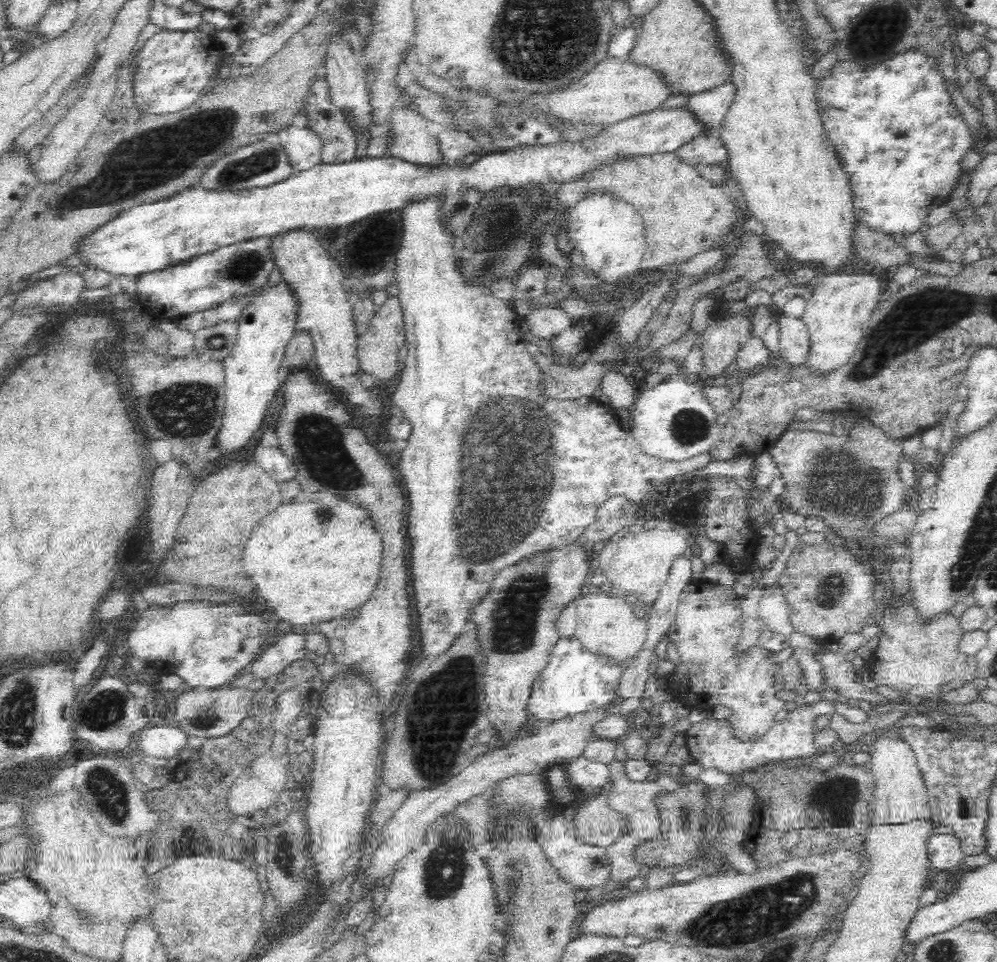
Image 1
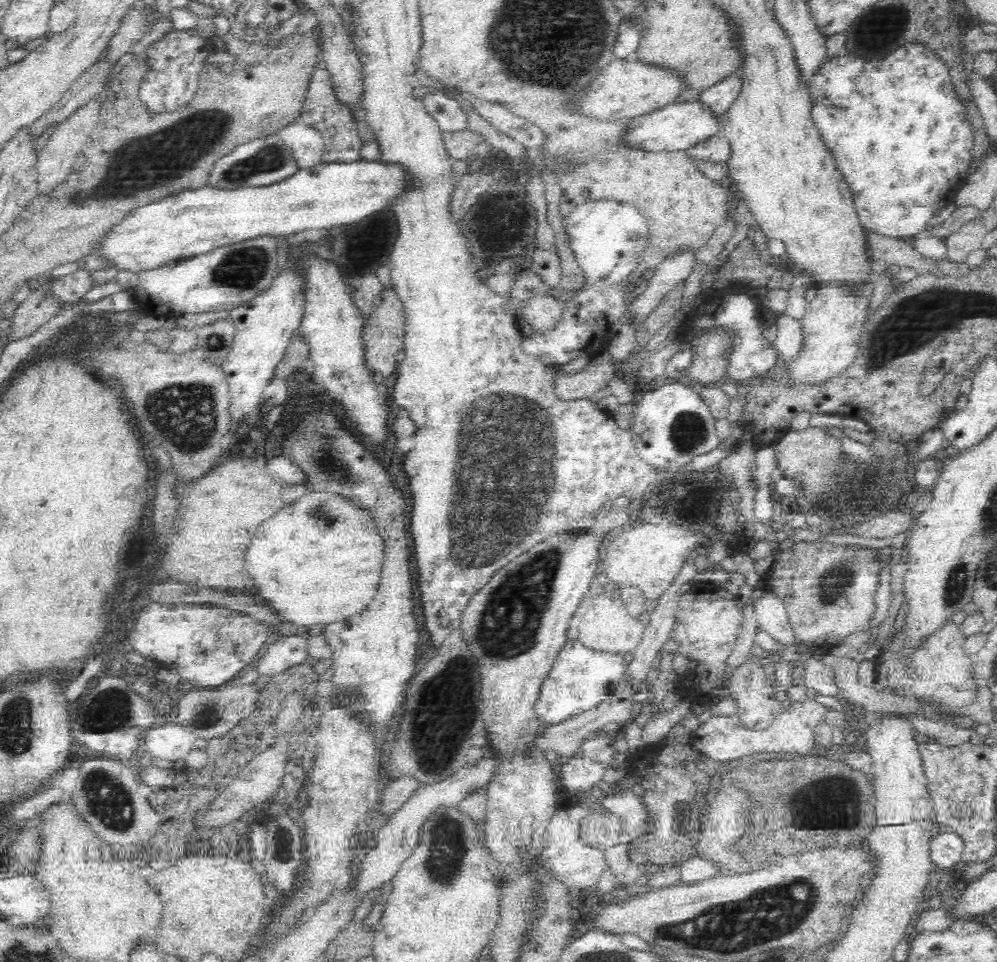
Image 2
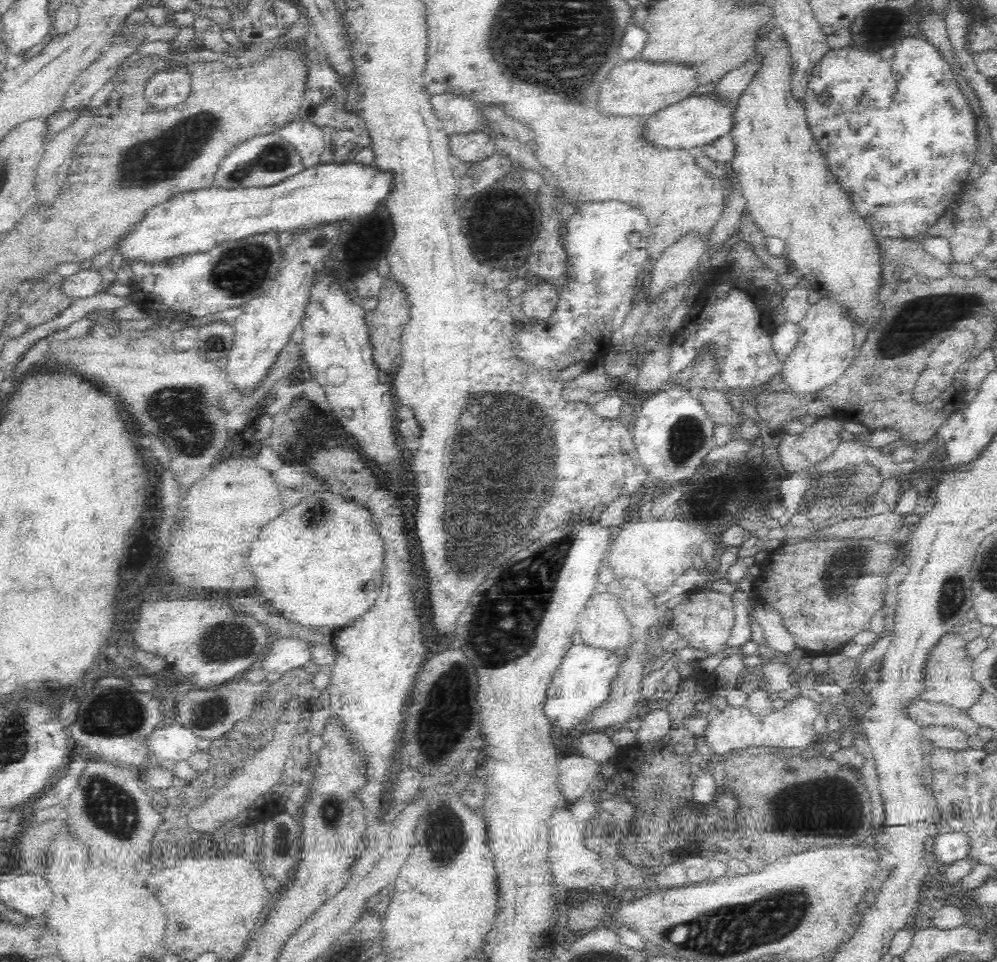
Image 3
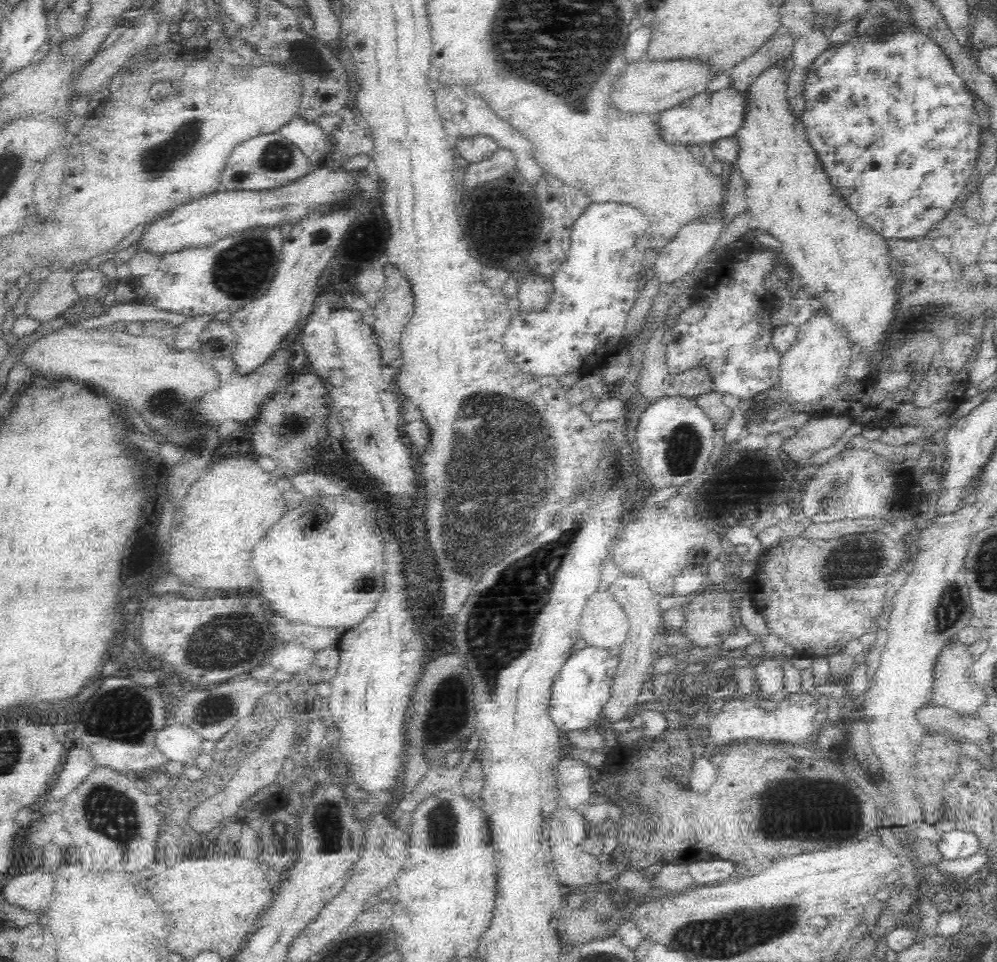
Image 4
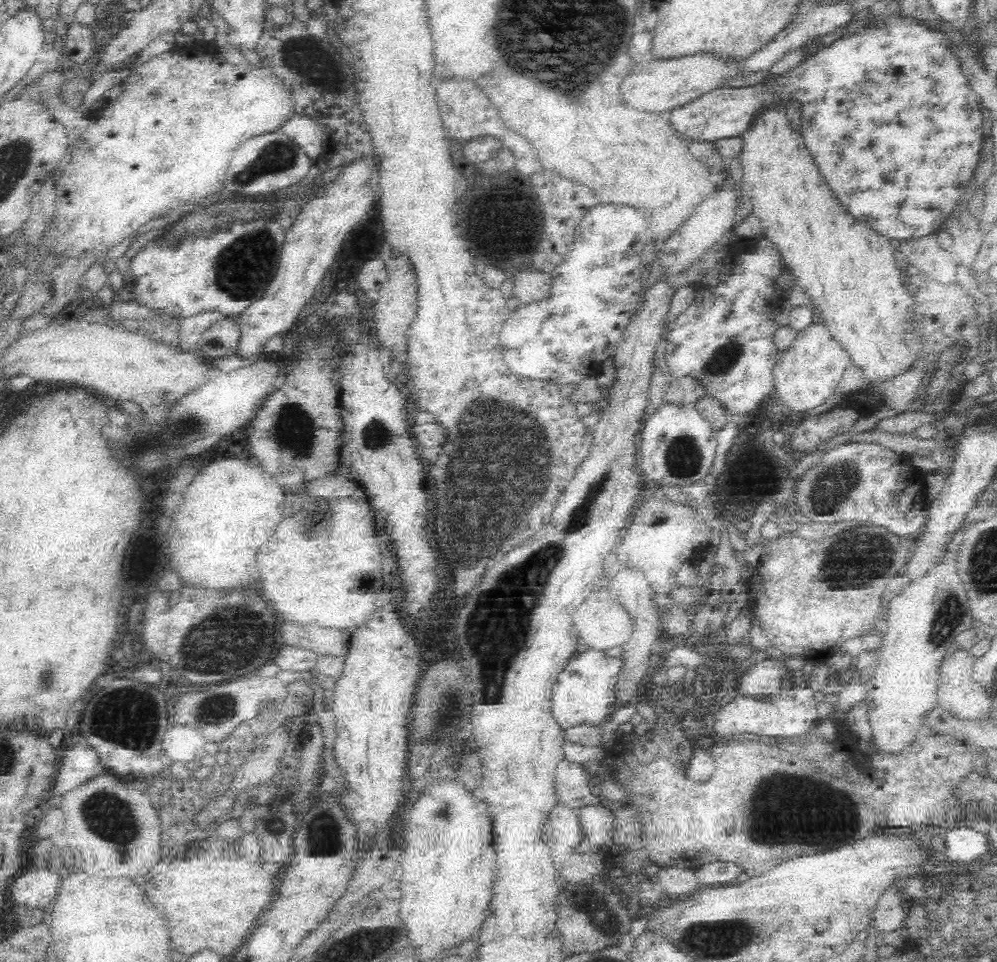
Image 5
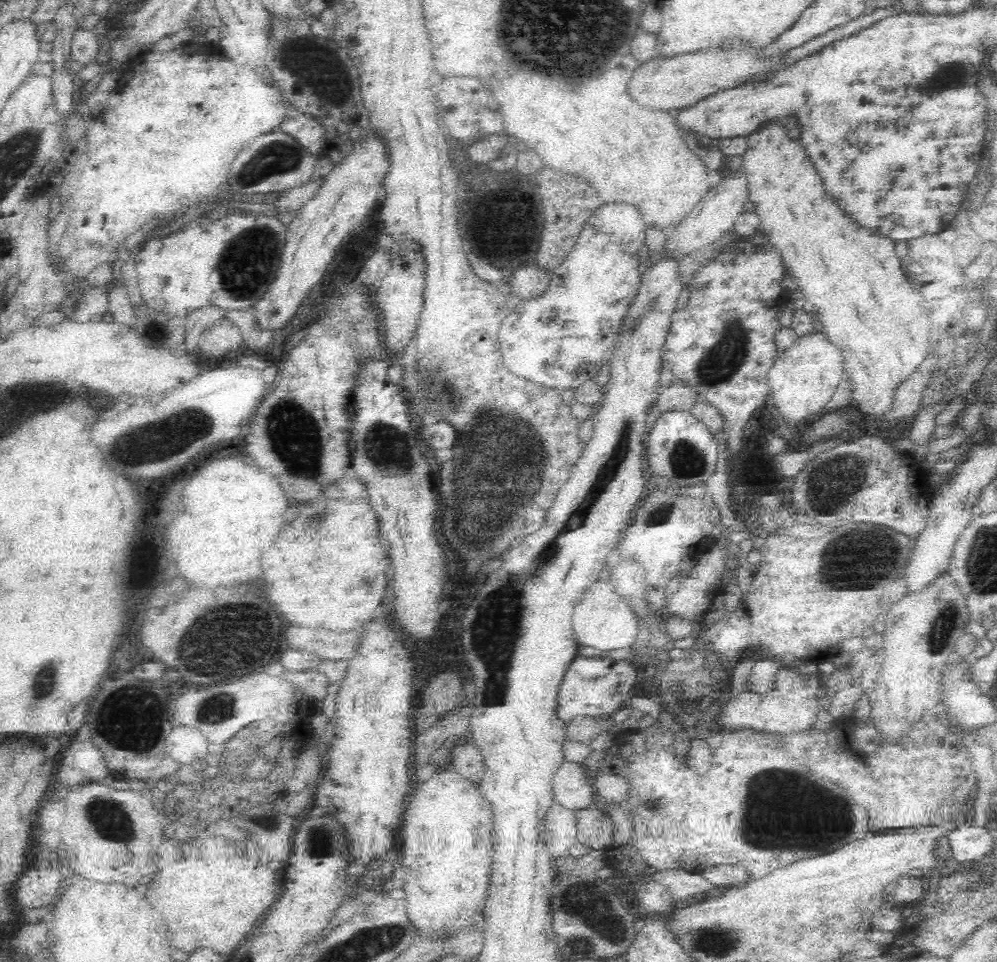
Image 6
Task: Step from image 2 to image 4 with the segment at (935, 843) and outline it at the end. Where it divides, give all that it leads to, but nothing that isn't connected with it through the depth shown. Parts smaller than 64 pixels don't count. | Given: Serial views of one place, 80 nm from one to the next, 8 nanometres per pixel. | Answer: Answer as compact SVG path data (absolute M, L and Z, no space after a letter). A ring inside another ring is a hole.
M954 829L943 833L937 846L943 860L958 860L980 851L980 839L974 832Z

